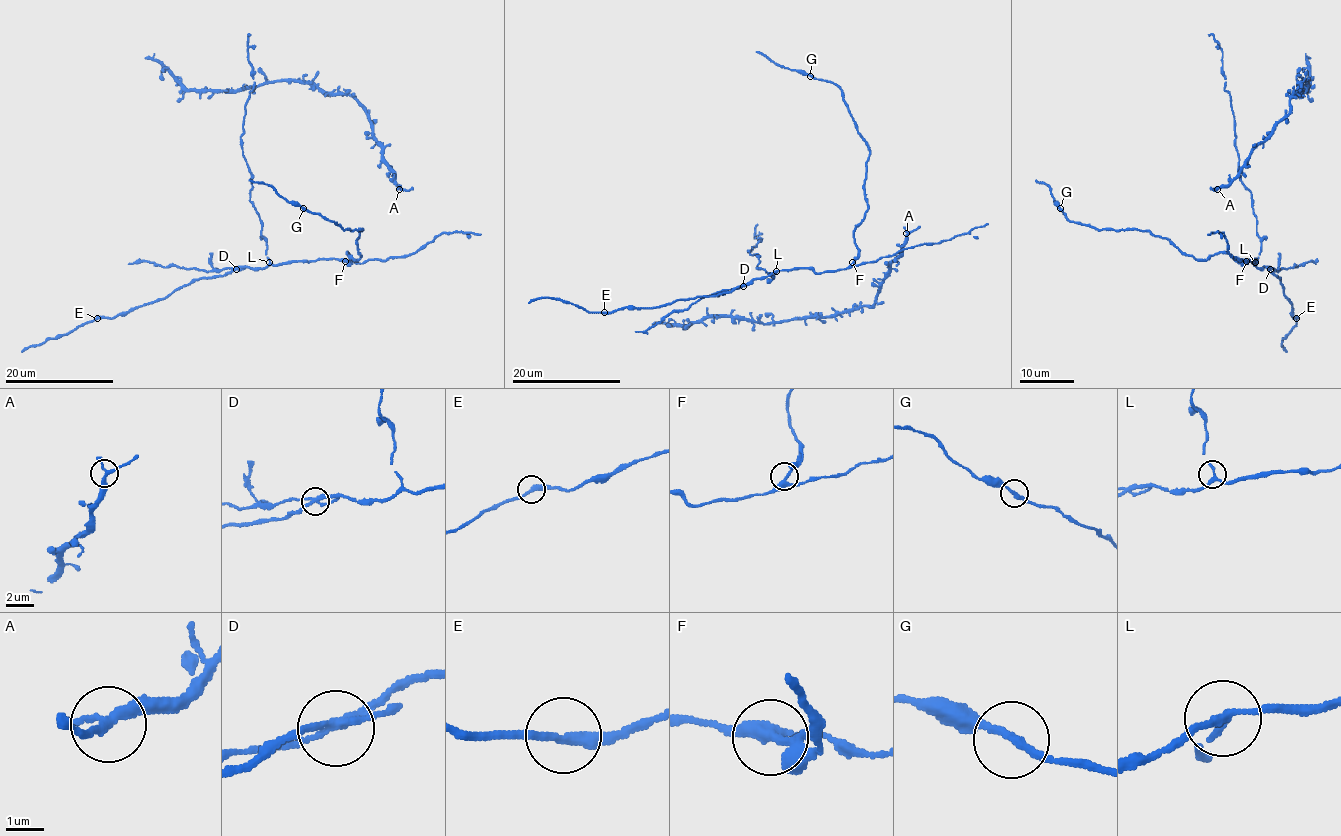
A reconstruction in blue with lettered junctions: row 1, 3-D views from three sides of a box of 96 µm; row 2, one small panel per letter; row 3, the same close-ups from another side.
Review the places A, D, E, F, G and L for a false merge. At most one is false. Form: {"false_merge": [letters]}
{"false_merge": ["D"]}

